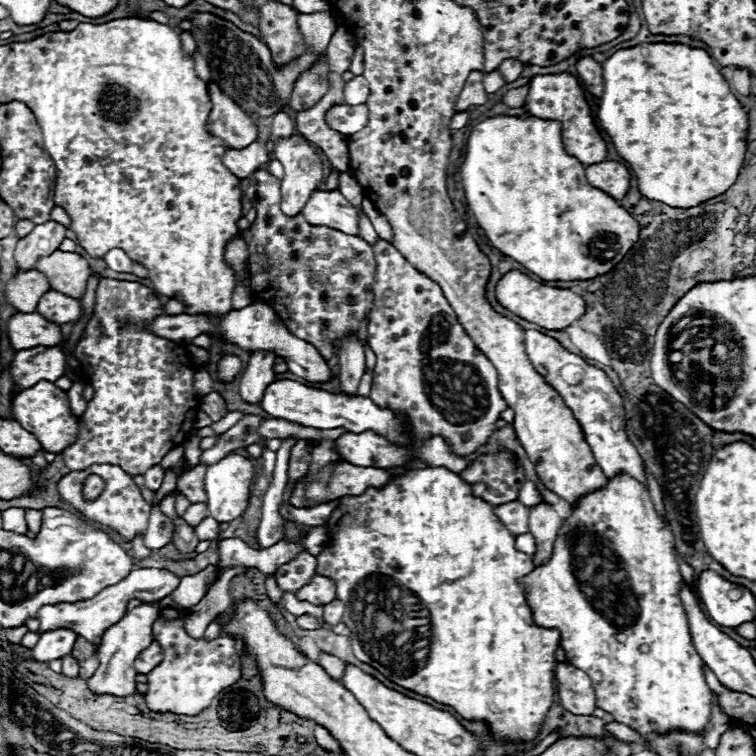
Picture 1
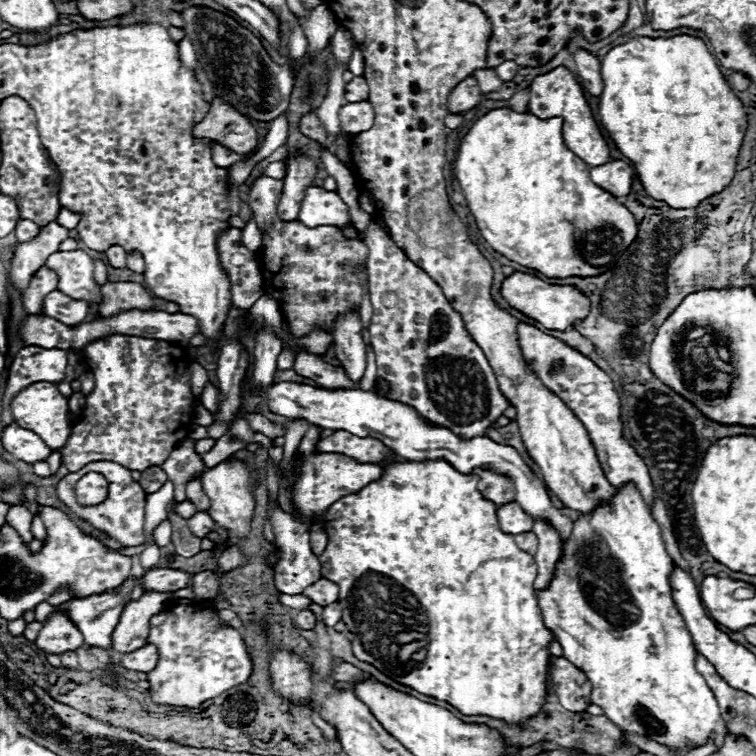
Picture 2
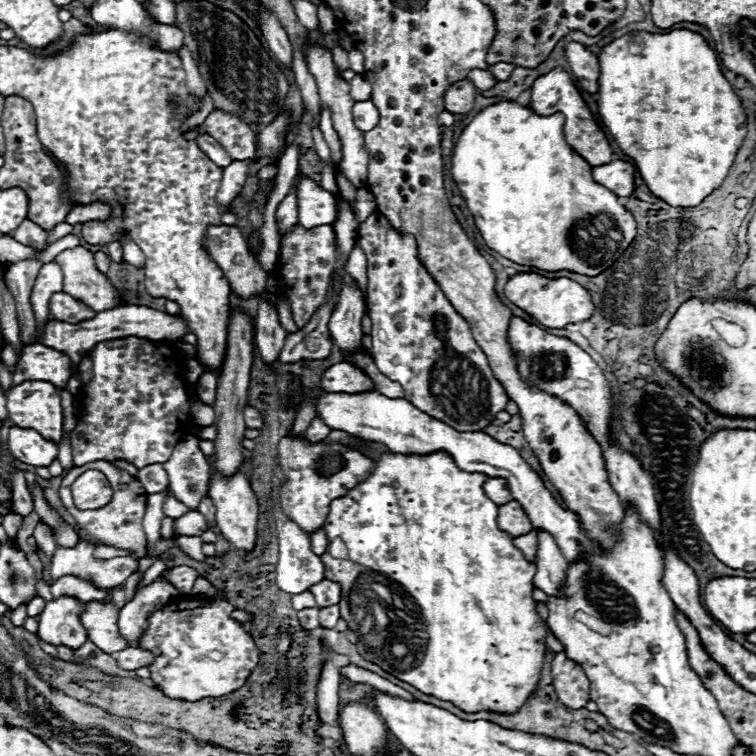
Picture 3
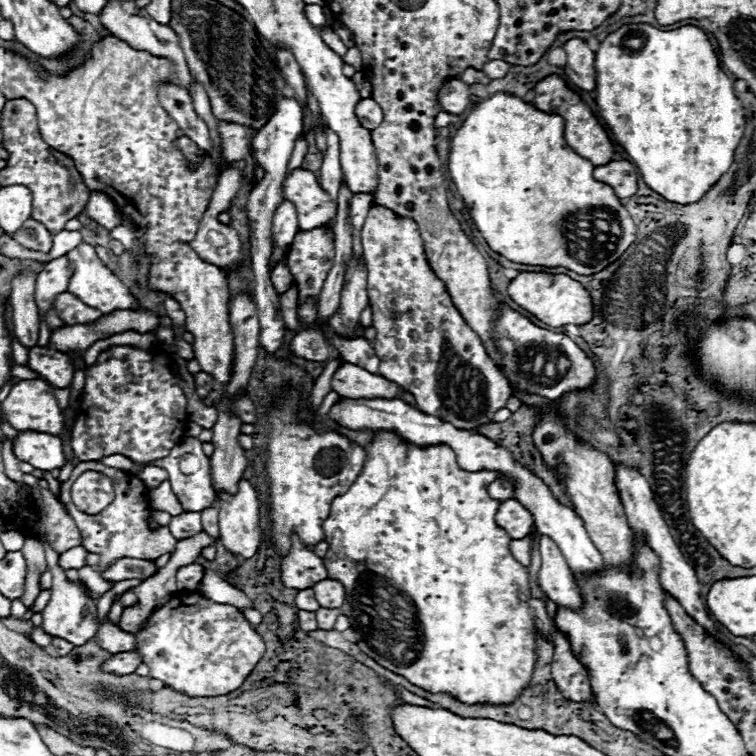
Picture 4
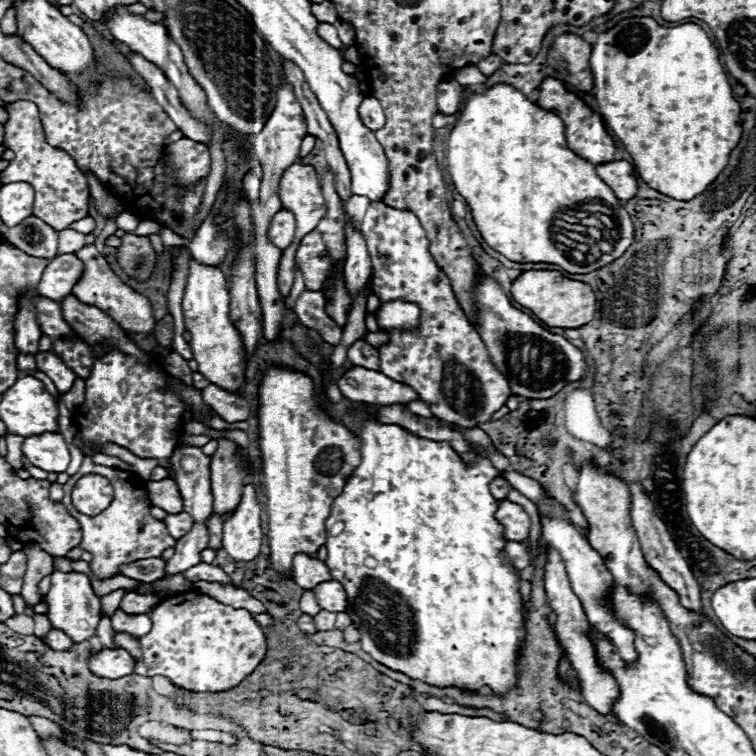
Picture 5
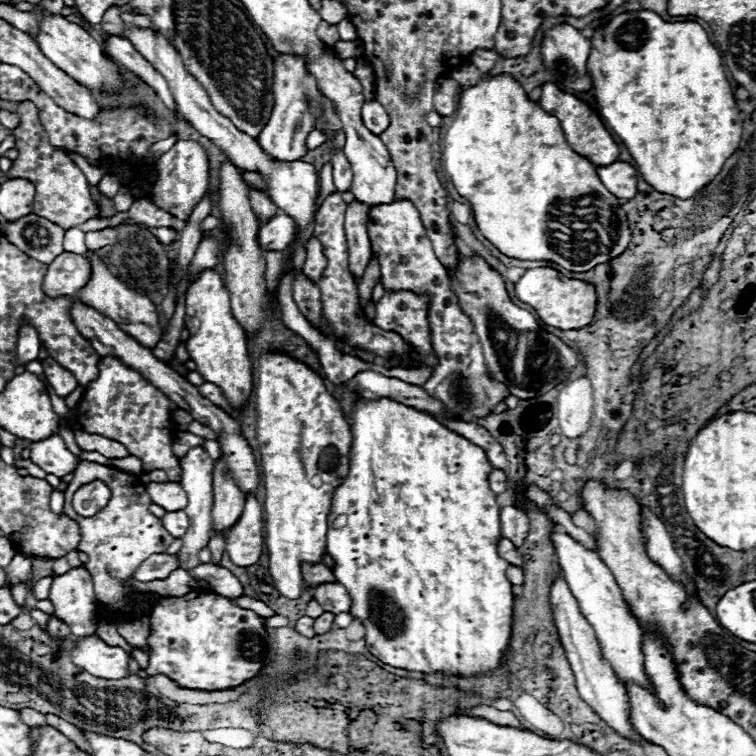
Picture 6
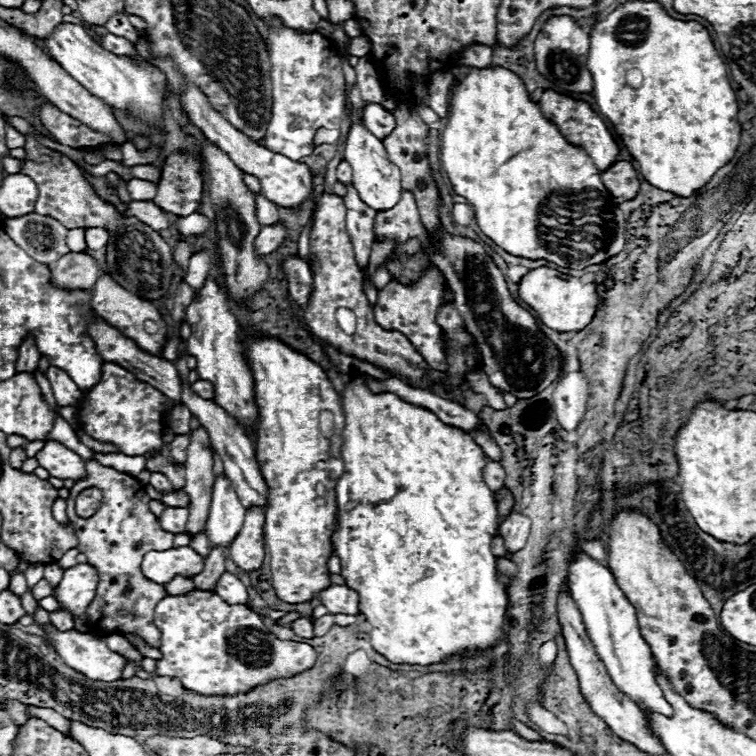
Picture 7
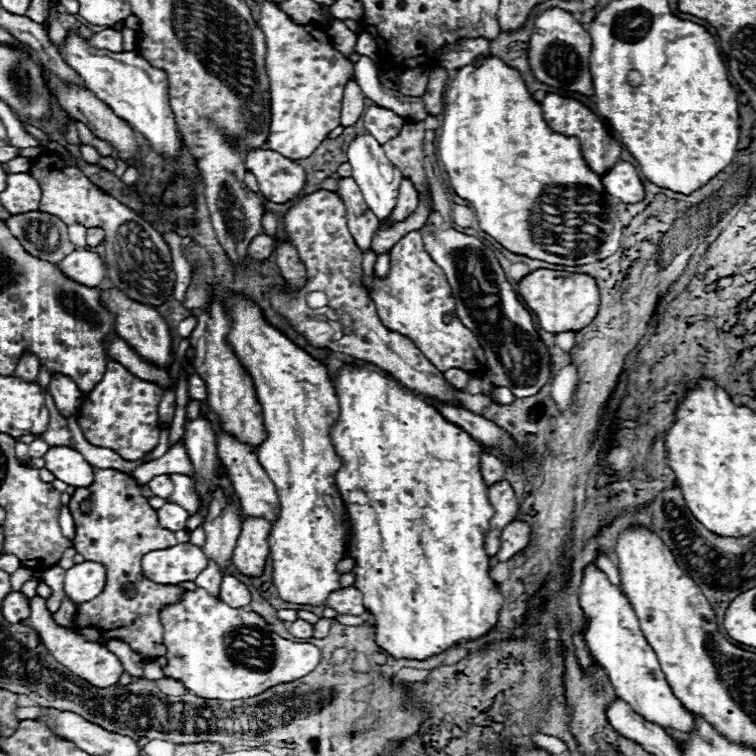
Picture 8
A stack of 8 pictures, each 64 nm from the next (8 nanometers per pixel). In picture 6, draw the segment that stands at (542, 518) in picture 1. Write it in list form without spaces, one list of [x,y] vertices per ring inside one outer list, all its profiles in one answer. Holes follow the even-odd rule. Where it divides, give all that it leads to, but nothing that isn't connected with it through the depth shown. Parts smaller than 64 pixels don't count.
[[[560,576],[550,590],[550,604],[552,604],[552,612],[554,612],[554,624],[558,628],[560,634],[560,642],[566,650],[568,662],[572,666],[572,672],[576,676],[576,688],[582,696],[582,700],[602,718],[606,720],[606,724],[610,724],[610,728],[614,728],[620,736],[626,736],[628,740],[634,740],[642,746],[648,744],[646,738],[642,738],[636,728],[630,724],[630,700],[628,694],[624,690],[624,686],[618,682],[618,678],[614,676],[610,664],[602,658],[598,642],[594,638],[594,632],[590,628],[590,624],[586,622],[586,618],[580,612],[578,602],[574,600],[568,584],[564,582],[564,576]]]

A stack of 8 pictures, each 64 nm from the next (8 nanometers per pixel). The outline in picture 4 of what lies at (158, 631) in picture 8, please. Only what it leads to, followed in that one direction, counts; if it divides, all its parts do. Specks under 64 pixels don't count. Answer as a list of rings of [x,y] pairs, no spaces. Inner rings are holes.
[[[94,460],[92,462],[80,462],[72,470],[72,476],[66,482],[62,482],[60,502],[66,506],[68,514],[74,518],[76,526],[80,528],[82,546],[88,552],[100,554],[100,562],[96,566],[96,570],[100,570],[100,572],[106,570],[106,568],[110,568],[110,564],[114,564],[120,558],[146,558],[146,560],[156,560],[162,554],[172,552],[174,546],[176,546],[176,542],[178,542],[178,540],[174,540],[174,536],[170,532],[154,532],[148,526],[148,518],[150,518],[150,498],[148,498],[146,484],[142,484],[142,480],[136,474],[128,474],[128,472],[116,470],[116,468],[108,468],[102,462],[94,462]],[[86,470],[102,472],[104,476],[108,476],[114,482],[114,490],[116,490],[114,502],[110,506],[106,506],[100,514],[94,514],[94,516],[84,514],[84,512],[78,512],[74,508],[74,504],[72,504],[72,498],[70,498],[70,488],[74,484],[74,480],[82,472],[86,472]]]

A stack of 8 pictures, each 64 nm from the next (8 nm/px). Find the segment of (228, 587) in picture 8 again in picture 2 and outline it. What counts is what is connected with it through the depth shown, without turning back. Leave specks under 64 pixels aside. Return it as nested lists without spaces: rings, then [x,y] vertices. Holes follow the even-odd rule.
[[[156,568],[156,570],[148,570],[144,574],[142,580],[138,582],[144,582],[144,588],[146,590],[170,590],[170,592],[176,592],[180,588],[186,588],[192,580],[192,574],[186,572],[186,570],[172,570],[172,568]]]

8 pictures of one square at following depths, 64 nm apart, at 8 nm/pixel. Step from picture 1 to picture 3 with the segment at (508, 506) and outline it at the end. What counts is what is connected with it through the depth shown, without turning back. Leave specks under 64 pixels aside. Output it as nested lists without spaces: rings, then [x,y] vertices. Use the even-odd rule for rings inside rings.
[[[510,500],[510,504],[502,504],[498,508],[498,528],[508,532],[512,538],[528,534],[534,526],[522,506],[516,500]]]

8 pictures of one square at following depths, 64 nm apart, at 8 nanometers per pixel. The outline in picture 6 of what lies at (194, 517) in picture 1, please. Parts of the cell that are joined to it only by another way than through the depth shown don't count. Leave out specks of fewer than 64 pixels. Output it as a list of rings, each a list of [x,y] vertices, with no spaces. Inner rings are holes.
[[[168,482],[168,484],[146,484],[146,492],[150,494],[152,502],[154,504],[160,504],[162,508],[166,510],[184,510],[186,508],[186,494],[182,490],[180,484],[174,484],[174,482]]]

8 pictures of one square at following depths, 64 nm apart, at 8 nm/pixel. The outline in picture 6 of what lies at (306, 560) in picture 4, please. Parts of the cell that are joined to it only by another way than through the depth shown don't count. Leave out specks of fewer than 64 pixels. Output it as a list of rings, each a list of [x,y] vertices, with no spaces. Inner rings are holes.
[[[318,564],[318,566],[302,566],[302,574],[304,574],[304,580],[310,582],[312,586],[316,584],[322,584],[322,582],[336,582],[336,576],[330,568],[326,568],[324,564]]]

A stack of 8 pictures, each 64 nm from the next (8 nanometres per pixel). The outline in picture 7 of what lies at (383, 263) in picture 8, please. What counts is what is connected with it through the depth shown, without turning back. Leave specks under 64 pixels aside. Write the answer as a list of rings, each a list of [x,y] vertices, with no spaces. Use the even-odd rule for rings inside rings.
[[[383,264],[373,274],[372,280],[374,286],[377,288],[377,290],[381,290],[378,288],[384,288],[386,284],[390,281],[391,276],[388,273],[387,269],[385,268],[385,265]]]

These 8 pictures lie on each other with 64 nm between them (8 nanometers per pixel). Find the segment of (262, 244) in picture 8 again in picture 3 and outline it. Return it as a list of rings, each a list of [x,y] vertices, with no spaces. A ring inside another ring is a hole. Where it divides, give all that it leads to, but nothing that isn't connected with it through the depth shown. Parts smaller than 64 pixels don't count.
[[[290,192],[278,206],[276,210],[276,222],[278,222],[278,232],[284,234],[290,228],[298,224],[298,206],[296,206],[296,196]]]

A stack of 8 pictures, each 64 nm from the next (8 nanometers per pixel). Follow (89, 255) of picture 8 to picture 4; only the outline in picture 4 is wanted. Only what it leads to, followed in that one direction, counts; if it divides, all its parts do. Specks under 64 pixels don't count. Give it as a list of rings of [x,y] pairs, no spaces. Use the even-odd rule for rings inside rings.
[[[66,256],[52,260],[44,266],[44,270],[36,278],[36,294],[34,294],[40,314],[44,314],[52,306],[58,294],[68,290],[70,276],[72,276],[72,268]]]

